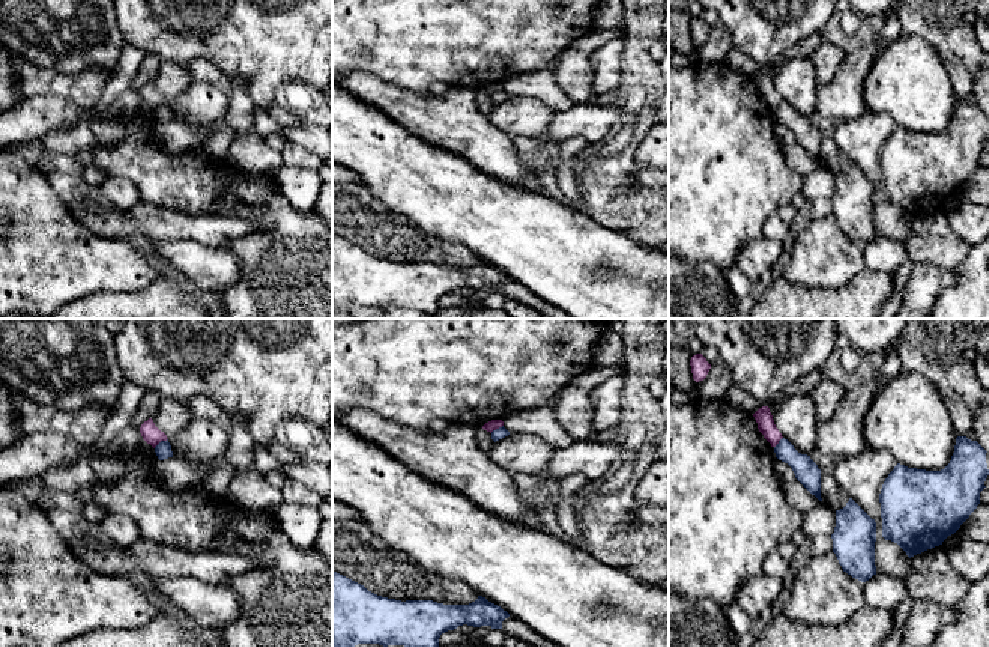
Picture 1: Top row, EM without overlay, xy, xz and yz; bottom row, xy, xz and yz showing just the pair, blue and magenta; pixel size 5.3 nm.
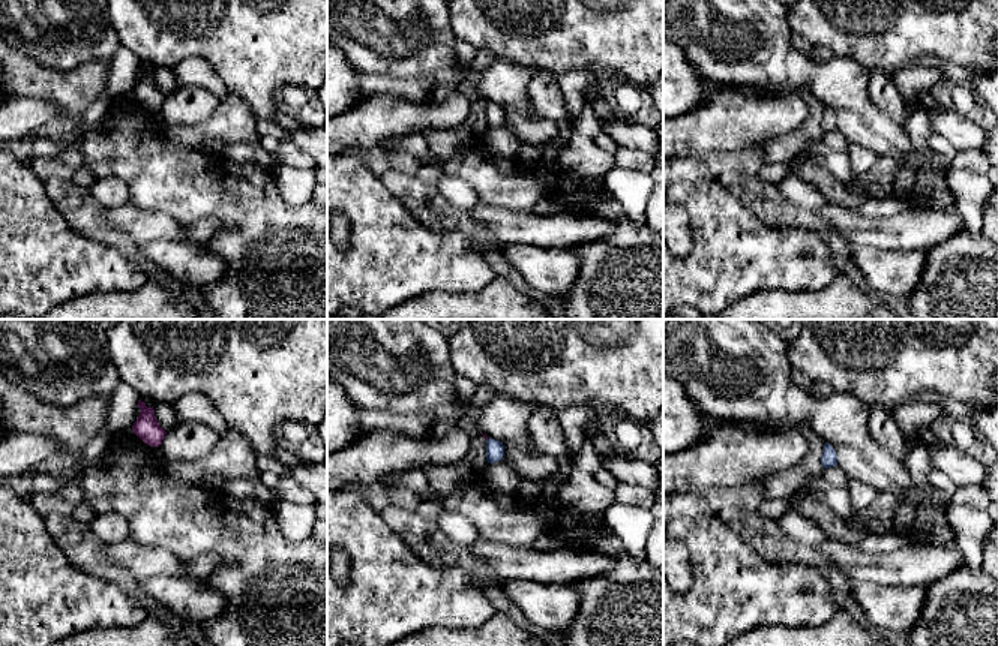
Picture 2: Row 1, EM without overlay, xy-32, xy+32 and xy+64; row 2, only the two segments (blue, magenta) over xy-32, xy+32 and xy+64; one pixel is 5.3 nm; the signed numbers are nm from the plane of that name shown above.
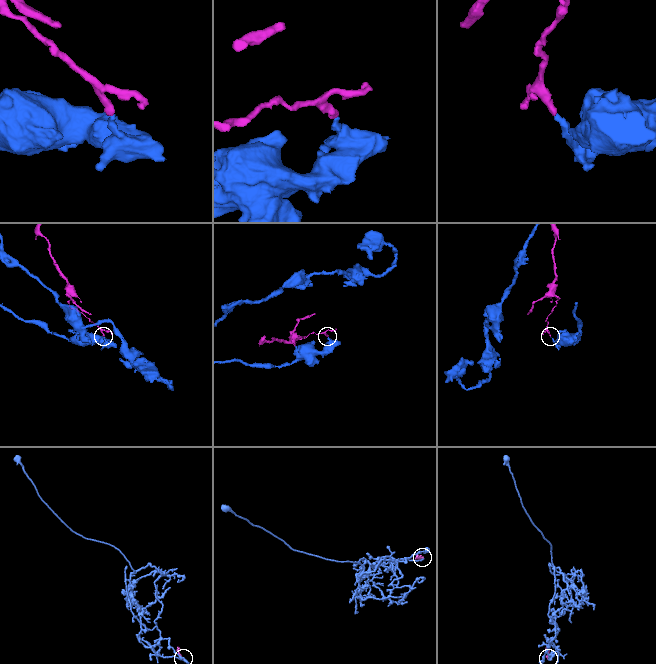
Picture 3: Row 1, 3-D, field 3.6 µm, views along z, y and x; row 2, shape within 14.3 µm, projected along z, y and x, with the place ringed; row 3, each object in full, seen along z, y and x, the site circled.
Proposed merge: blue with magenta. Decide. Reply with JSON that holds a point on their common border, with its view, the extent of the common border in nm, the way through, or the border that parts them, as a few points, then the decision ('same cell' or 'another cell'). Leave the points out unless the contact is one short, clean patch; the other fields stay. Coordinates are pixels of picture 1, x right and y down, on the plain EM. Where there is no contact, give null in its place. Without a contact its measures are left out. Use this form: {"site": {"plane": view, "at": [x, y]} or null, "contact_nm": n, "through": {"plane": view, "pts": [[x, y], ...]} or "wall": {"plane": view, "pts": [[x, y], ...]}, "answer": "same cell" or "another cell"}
{"site": {"plane": "xy", "at": [161, 104]}, "contact_nm": 90, "wall": {"plane": "xy", "pts": [[167, 101], [154, 110]]}, "answer": "another cell"}

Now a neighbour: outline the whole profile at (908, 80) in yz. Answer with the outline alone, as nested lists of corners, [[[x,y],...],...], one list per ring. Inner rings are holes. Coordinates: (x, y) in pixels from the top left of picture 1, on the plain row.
[[[900,36],[876,57],[864,81],[869,111],[888,113],[908,131],[941,134],[954,116],[956,96],[936,50],[920,36]]]

